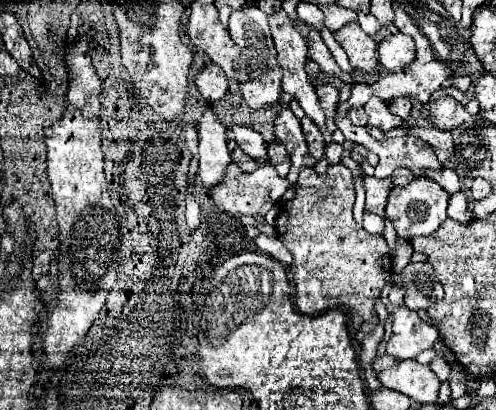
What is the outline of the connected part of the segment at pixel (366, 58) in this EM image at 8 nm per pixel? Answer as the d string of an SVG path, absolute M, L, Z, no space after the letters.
M348 23L342 29L334 33L334 39L340 43L340 47L346 51L350 65L356 71L372 73L378 67L378 57L376 57L376 41L368 37L358 23Z

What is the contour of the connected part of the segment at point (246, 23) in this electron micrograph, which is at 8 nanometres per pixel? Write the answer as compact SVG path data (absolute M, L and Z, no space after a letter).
M256 5L238 9L236 13L230 15L228 31L230 31L234 43L240 47L240 59L238 61L242 61L246 65L246 71L250 77L246 83L240 83L244 101L252 109L262 109L266 105L276 103L282 95L282 67L276 61L276 49L274 49L274 43L270 37L266 13L262 13Z

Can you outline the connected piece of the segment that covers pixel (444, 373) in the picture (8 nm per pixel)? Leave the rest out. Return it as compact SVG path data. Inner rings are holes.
M436 355L436 357L430 361L430 365L428 365L428 367L438 375L438 379L440 379L440 381L448 381L450 365L446 363L446 359L444 359L442 355Z

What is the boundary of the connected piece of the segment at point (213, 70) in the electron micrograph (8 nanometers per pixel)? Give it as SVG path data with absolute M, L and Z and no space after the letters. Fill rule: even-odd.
M214 63L204 65L204 69L196 75L194 83L196 83L198 91L202 93L202 97L206 97L210 101L216 101L216 99L224 97L224 93L228 91L228 79L226 79L226 75Z

